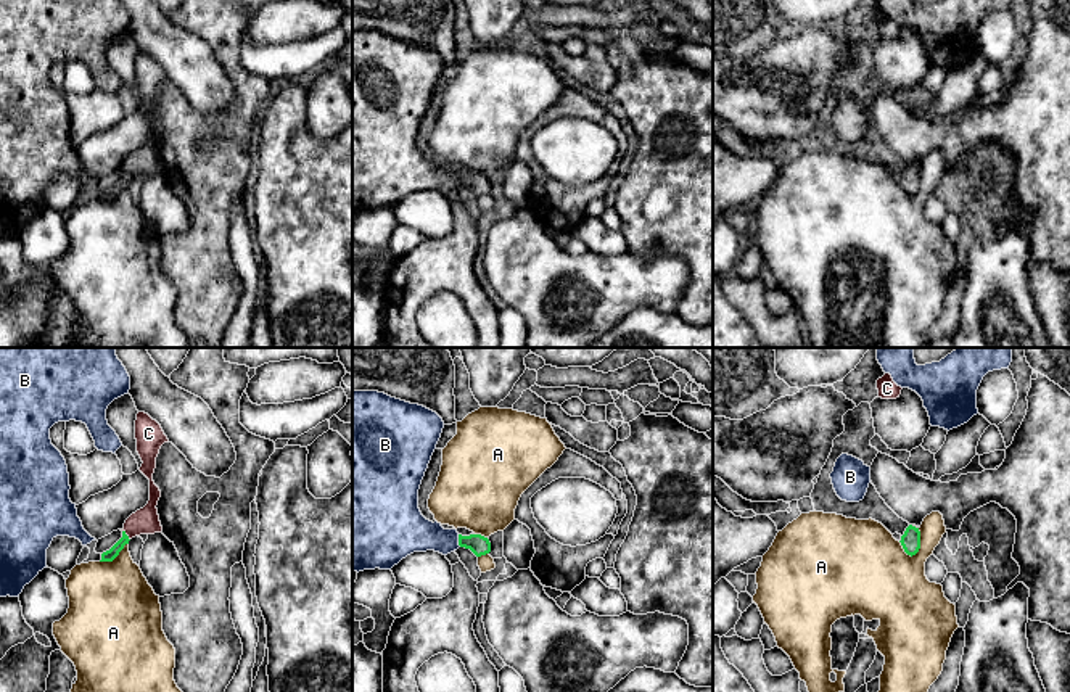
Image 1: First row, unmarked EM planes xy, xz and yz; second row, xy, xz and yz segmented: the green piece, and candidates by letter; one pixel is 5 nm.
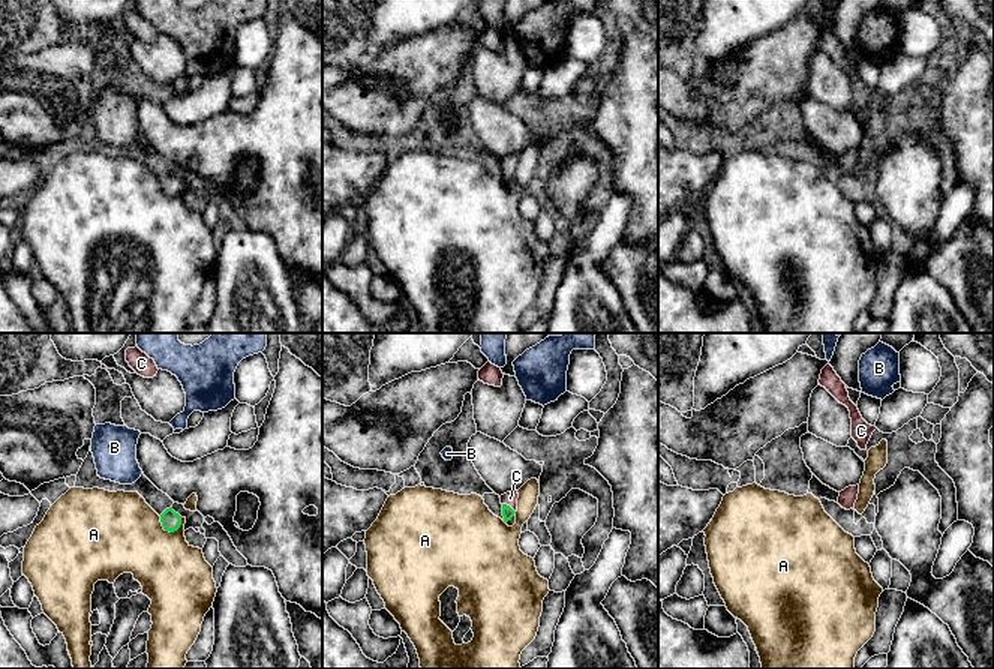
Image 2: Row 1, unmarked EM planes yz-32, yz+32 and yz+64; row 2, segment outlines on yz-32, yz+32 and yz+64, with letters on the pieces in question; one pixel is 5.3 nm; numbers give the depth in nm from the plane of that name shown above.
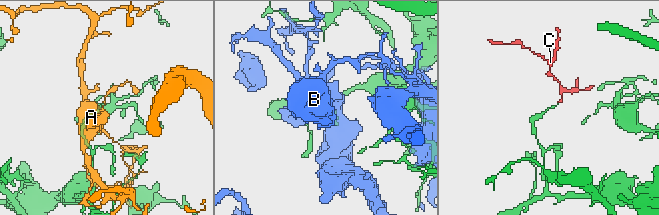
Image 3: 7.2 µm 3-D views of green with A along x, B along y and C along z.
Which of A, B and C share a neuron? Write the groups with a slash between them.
A / B / C

